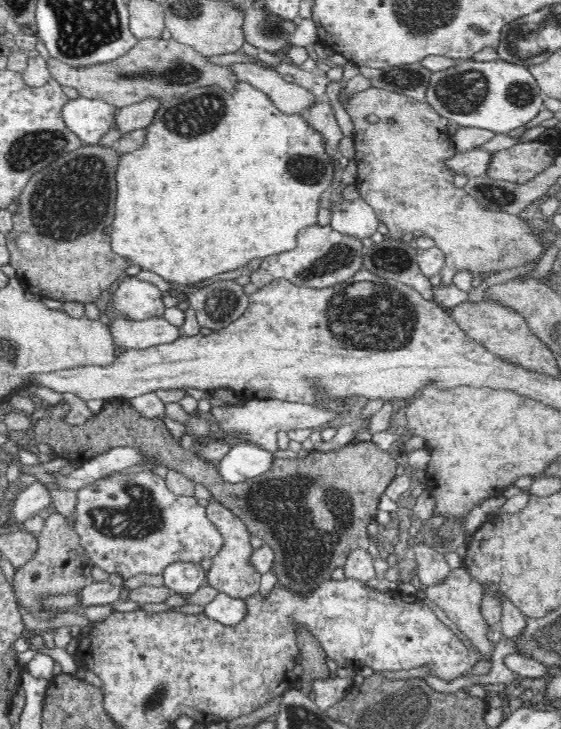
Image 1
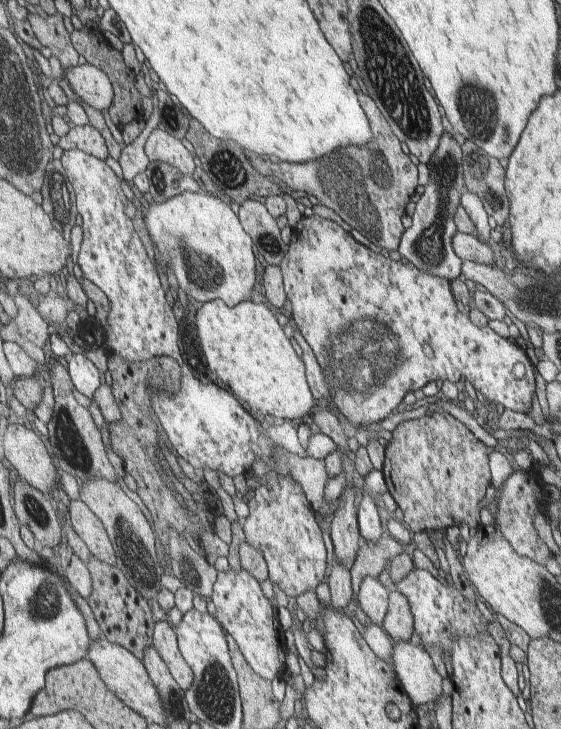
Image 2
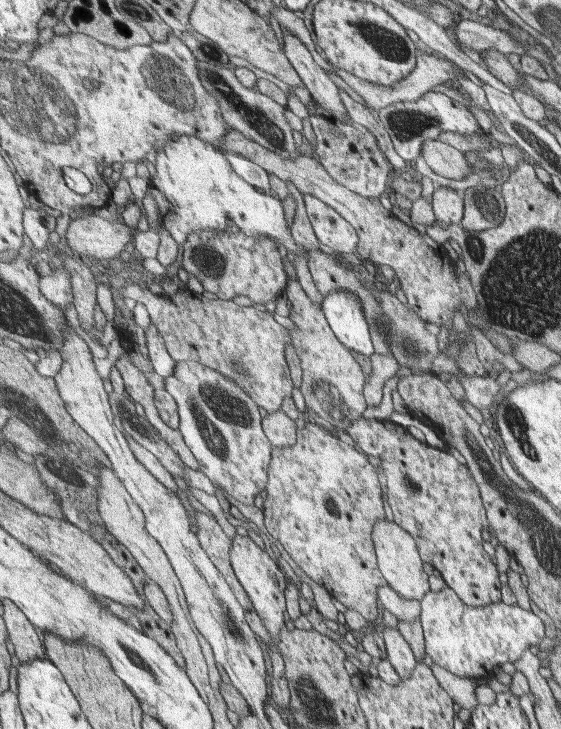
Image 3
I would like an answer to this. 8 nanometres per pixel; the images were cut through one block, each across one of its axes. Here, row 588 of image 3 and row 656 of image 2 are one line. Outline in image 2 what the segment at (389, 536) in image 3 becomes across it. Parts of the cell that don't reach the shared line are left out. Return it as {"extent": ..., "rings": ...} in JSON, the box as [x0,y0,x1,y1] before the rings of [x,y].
{"extent":[394,641,443,706],"rings":[[[395,641],[394,642],[394,664],[395,670],[404,688],[404,691],[411,697],[415,706],[427,704],[427,702],[437,702],[439,696],[443,694],[443,676],[437,672],[433,658],[422,649],[416,641]]]}

